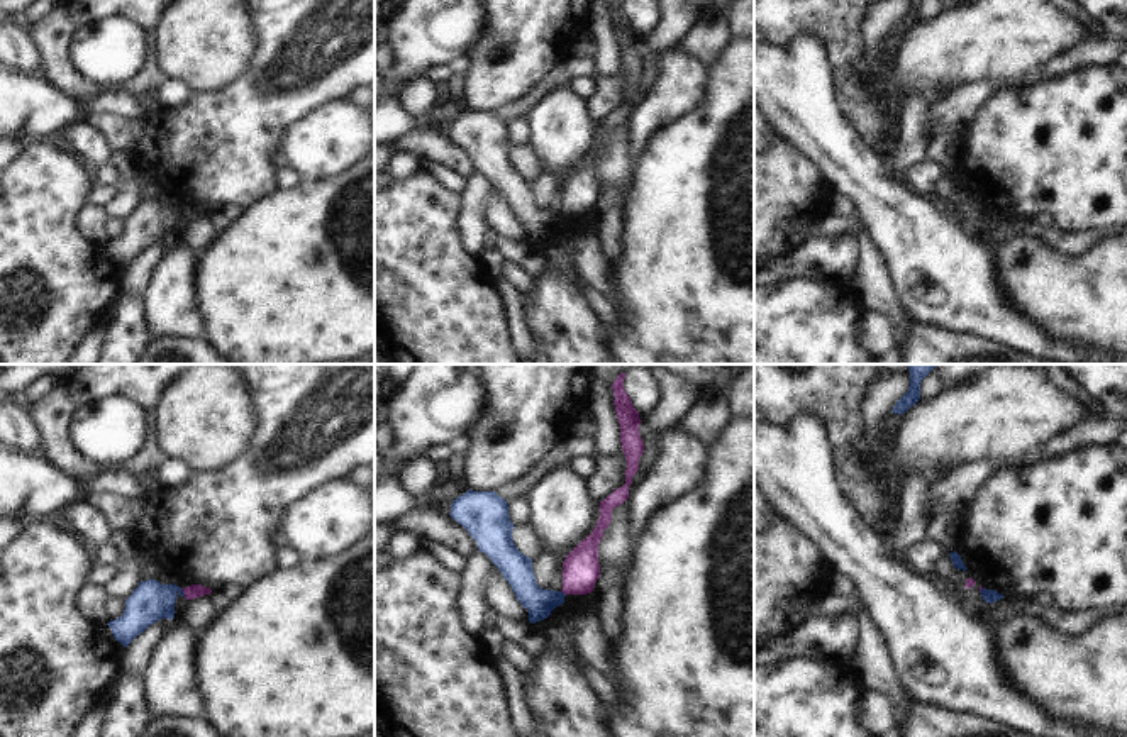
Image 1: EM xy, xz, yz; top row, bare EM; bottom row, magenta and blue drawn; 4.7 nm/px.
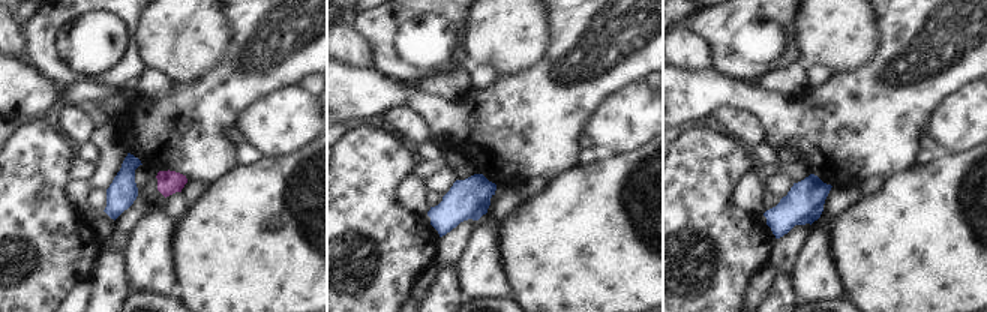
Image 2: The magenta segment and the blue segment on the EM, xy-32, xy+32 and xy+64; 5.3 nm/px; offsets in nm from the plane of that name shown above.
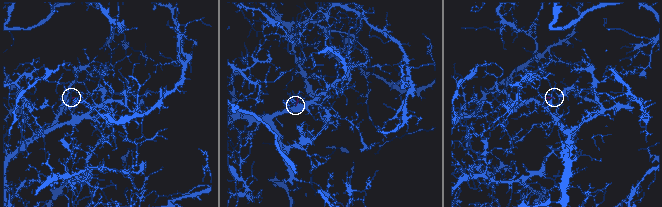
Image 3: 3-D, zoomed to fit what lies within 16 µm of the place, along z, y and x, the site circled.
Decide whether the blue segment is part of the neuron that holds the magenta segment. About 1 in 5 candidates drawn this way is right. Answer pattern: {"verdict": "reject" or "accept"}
{"verdict": "reject"}

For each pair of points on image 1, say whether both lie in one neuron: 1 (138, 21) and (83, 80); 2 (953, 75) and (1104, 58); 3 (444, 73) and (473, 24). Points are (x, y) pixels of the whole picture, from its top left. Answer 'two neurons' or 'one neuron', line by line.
1: one neuron
2: two neurons
3: two neurons

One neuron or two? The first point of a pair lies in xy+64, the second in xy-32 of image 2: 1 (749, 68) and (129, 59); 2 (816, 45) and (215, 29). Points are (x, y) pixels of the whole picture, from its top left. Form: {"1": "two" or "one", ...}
{"1": "one", "2": "one"}

